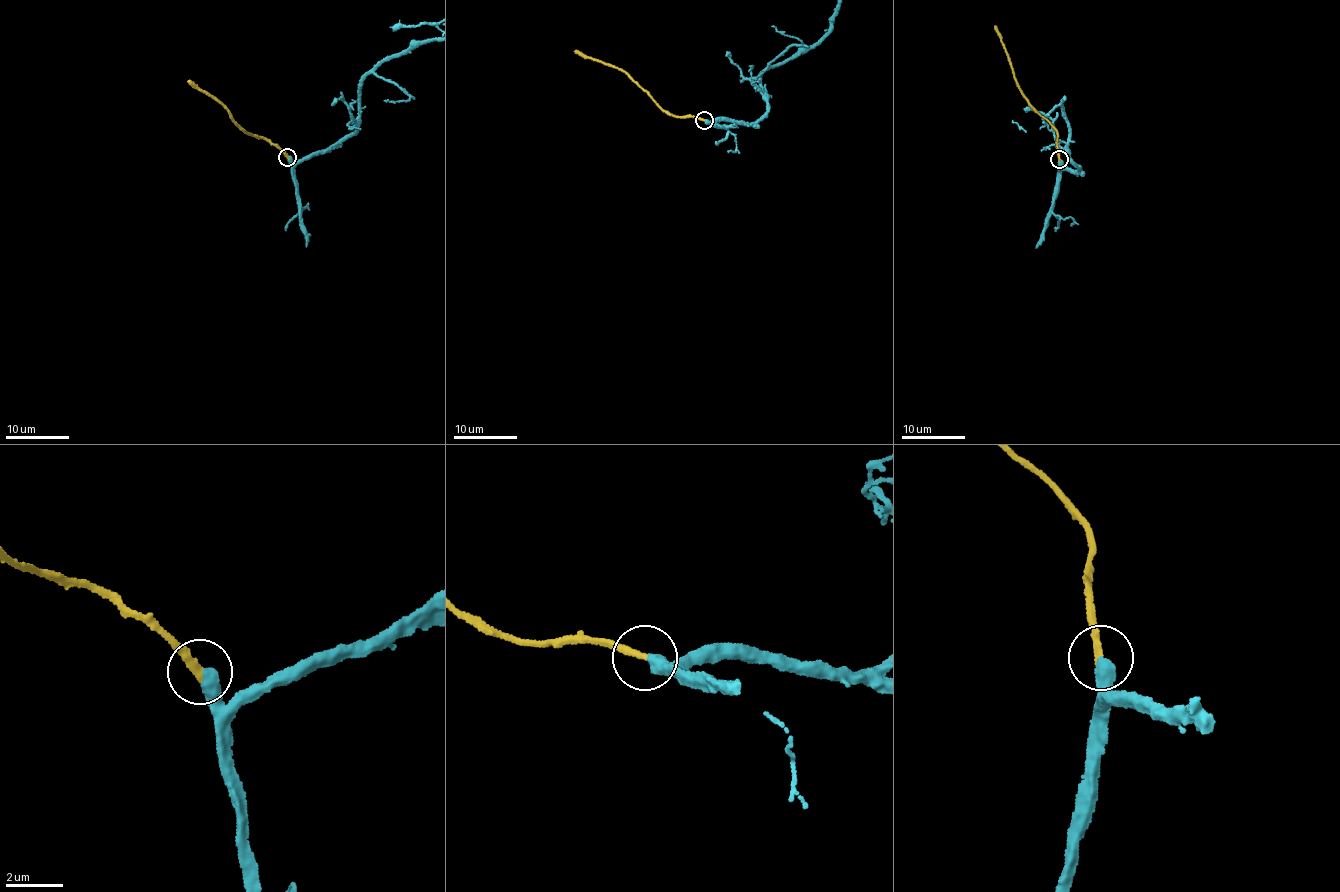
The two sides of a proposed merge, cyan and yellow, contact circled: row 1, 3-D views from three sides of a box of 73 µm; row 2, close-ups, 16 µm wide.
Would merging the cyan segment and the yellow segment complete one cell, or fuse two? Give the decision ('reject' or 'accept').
accept

